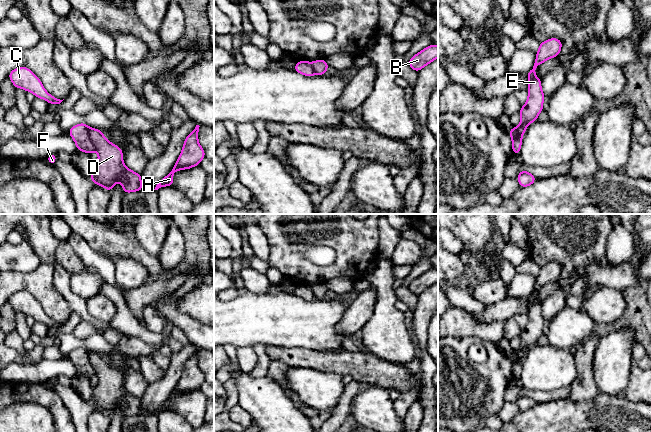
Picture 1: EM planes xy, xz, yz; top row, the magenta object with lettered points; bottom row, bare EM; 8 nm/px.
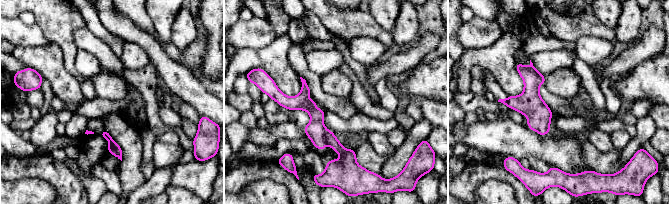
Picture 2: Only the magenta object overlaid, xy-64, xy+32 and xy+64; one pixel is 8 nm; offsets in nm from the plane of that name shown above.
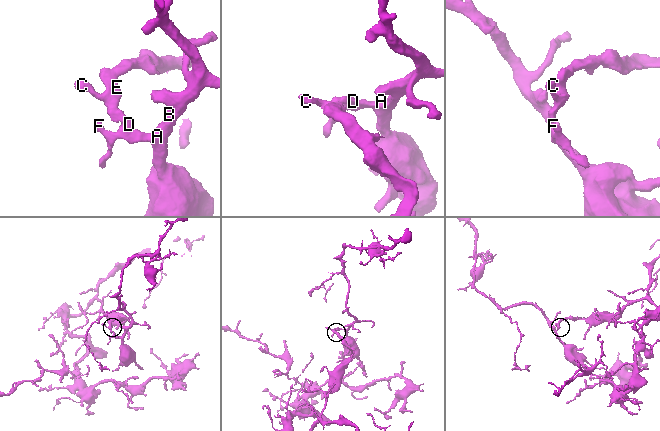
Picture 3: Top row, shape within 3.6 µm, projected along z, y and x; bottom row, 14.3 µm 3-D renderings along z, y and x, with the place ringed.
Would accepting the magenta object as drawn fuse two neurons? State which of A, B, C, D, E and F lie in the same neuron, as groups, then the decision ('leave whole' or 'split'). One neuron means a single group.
A B D F / C E; split

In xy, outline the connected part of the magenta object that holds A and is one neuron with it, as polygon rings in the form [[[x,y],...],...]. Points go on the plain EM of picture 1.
[[[196,349],[195,353],[186,361],[176,388],[170,397],[156,409],[154,414],[165,410],[173,410],[173,398],[177,394],[190,393],[199,389],[202,383],[205,382],[204,373],[198,366],[199,351],[199,349]]]

